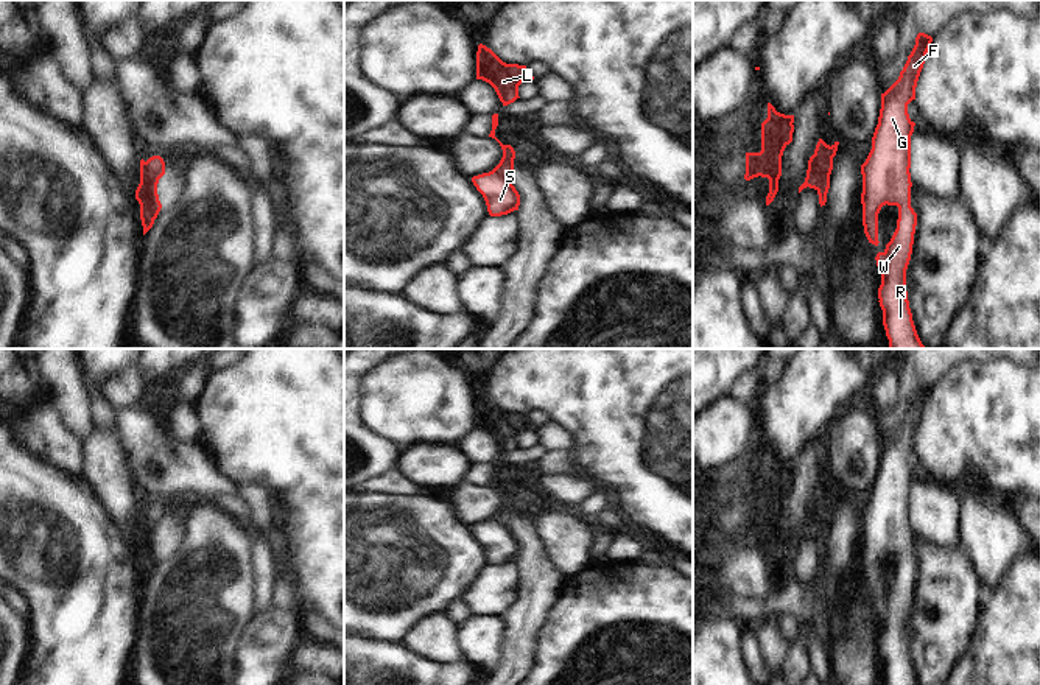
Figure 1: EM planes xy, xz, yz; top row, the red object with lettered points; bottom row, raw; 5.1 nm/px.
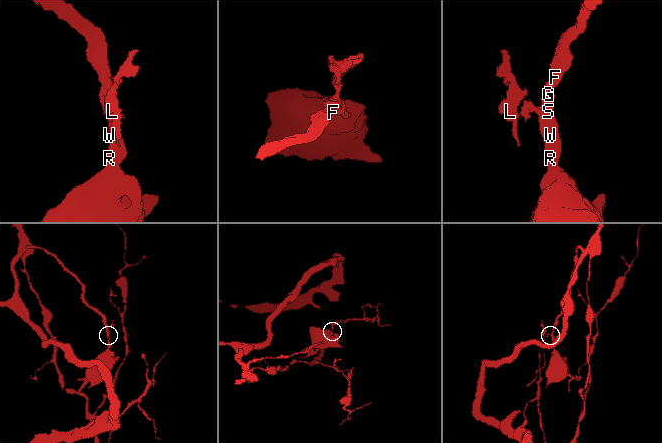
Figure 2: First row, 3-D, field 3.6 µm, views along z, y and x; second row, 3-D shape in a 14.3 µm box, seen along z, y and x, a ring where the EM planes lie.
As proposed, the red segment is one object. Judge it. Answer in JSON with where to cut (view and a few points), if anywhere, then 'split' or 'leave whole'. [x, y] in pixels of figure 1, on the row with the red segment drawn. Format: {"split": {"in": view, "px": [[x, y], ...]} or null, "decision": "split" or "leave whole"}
{"split": {"in": "xy", "px": [[145, 162], [147, 173], [158, 179]]}, "decision": "split"}

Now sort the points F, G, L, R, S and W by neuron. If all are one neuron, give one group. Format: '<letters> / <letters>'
F G R S W / L

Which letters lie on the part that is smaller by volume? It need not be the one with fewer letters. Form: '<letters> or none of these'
L

